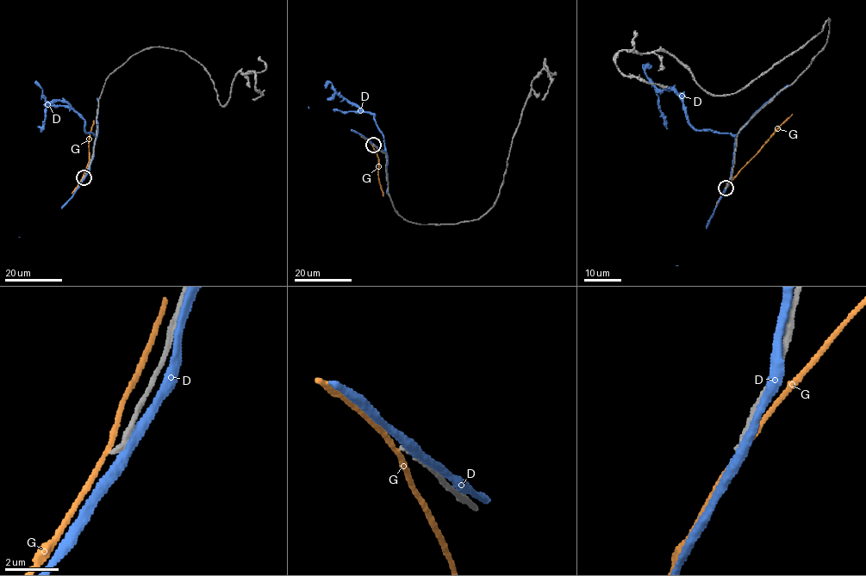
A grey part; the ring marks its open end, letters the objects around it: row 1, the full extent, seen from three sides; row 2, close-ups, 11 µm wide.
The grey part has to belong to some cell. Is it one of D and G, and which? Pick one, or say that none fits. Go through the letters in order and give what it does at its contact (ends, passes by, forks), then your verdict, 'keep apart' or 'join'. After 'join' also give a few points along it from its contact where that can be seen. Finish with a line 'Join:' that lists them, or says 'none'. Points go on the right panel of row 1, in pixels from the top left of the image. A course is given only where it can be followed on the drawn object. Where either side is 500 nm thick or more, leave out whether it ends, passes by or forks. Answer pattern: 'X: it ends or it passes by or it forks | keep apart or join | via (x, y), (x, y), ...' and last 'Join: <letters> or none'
D: it passes by | keep apart
G: it passes by | keep apart
Join: none

